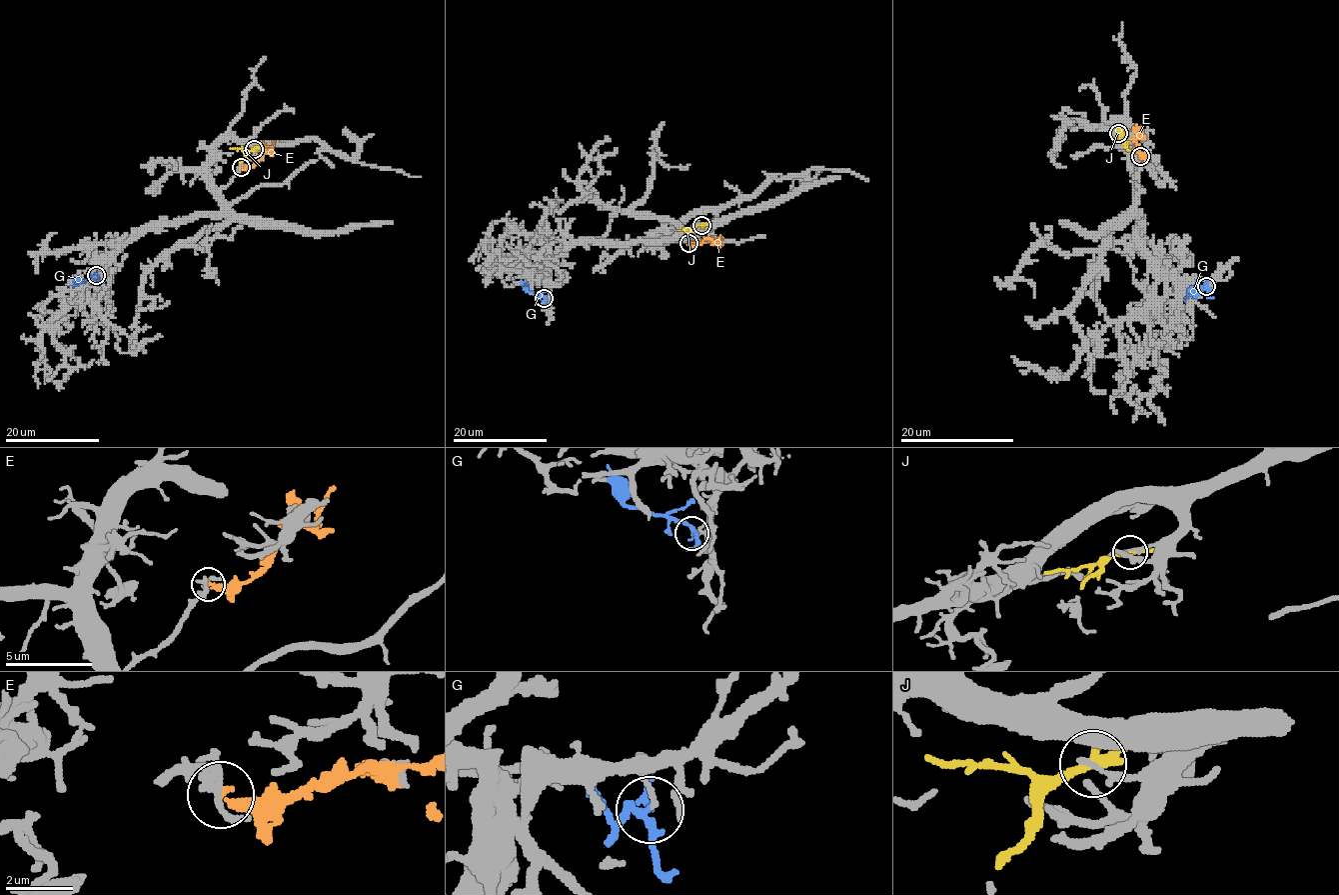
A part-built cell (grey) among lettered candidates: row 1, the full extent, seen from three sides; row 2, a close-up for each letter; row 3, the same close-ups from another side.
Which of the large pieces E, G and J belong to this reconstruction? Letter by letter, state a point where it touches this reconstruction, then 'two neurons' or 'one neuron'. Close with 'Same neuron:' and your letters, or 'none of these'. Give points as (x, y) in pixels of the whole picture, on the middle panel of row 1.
E: contact (688, 243); two neurons
G: contact (544, 298); one neuron
J: contact (701, 225); two neurons
Same neuron: G

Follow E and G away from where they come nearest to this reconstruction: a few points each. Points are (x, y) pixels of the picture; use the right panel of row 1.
E: (1140, 156), (1137, 135), (1142, 124)
G: (1206, 287), (1183, 299)

